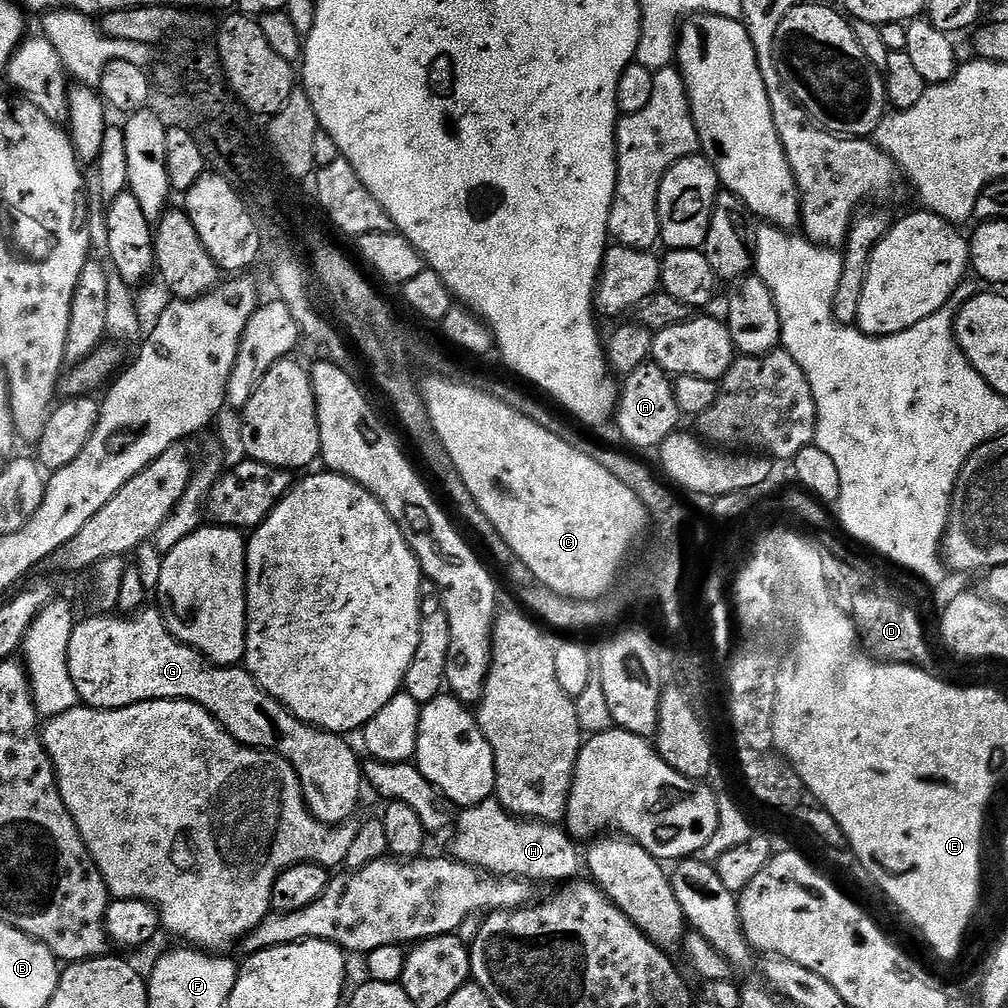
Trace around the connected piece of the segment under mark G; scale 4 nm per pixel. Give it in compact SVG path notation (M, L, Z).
M145 606L139 612L131 614L100 615L104 616L81 619L70 634L70 678L74 678L74 690L78 690L81 705L114 710L134 706L144 700L190 700L193 704L201 704L238 743L265 752L274 752L286 762L290 762L300 779L308 808L324 824L340 826L351 821L348 819L355 814L356 807L360 804L360 791L366 788L366 781L361 757L356 757L355 750L344 741L347 739L343 735L324 732L310 724L303 724L270 694L263 692L256 685L254 677L243 667L208 663L199 652L172 637L159 607Z

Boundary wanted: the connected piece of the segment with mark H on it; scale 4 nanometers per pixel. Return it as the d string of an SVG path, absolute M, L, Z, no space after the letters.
M495 798L467 807L461 814L456 822L459 833L453 855L464 864L474 865L495 876L510 876L530 882L548 880L553 884L571 881L581 873L582 856L578 854L576 842L557 825L515 817Z

